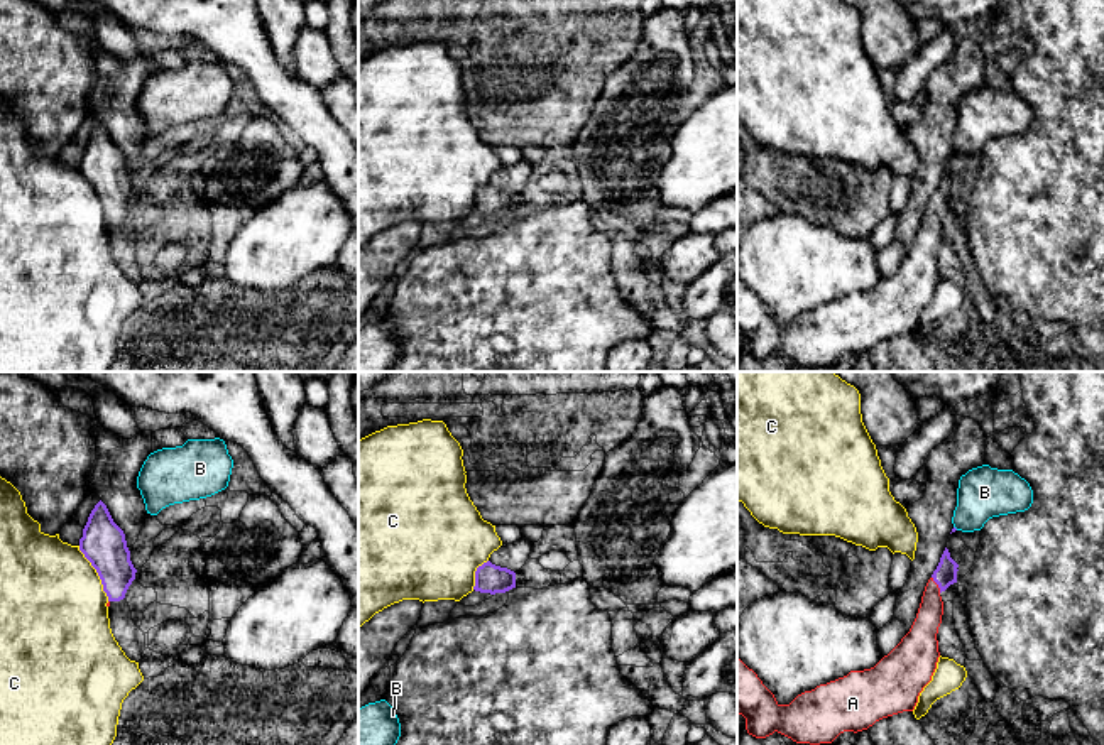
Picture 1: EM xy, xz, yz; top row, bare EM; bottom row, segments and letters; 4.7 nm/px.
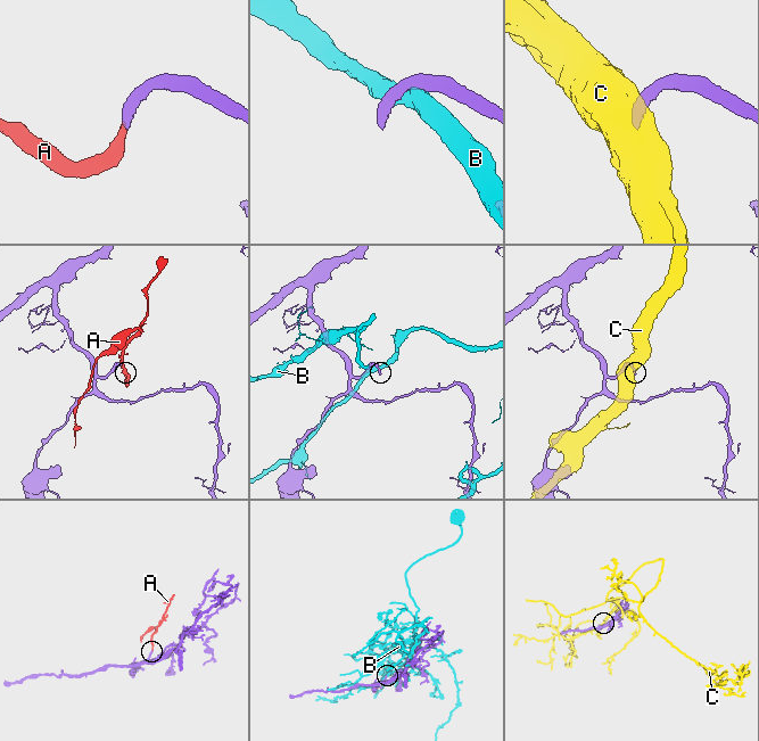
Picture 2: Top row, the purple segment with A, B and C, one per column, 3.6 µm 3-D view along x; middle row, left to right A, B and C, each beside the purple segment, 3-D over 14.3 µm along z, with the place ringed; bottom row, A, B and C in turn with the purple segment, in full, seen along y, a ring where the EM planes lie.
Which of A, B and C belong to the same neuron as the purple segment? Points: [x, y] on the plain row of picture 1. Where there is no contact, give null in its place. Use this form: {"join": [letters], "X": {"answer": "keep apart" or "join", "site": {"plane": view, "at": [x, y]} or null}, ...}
{"join": ["A"], "A": {"answer": "join", "site": {"plane": "yz", "at": [937, 205]}}, "B": {"answer": "keep apart", "site": null}, "C": {"answer": "keep apart", "site": {"plane": "xy", "at": [97, 193]}}}

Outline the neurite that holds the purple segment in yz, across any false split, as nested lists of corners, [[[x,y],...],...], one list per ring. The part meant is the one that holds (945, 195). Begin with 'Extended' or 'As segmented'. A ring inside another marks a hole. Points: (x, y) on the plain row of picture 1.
Extended. [[[945,169],[937,191],[928,201],[916,240],[901,264],[874,289],[850,292],[847,297],[820,306],[798,316],[790,326],[779,326],[774,316],[762,306],[757,296],[737,279],[737,336],[746,340],[746,351],[756,360],[766,360],[774,353],[796,365],[832,365],[844,353],[862,353],[876,343],[913,333],[923,309],[932,302],[940,279],[938,248],[943,237],[940,215],[957,204],[959,186]]]

